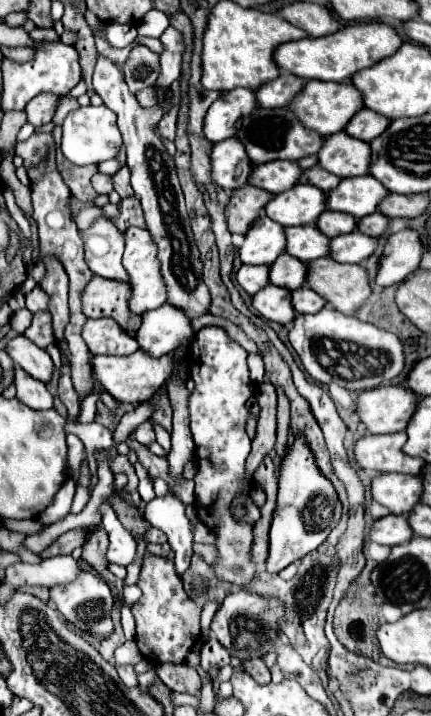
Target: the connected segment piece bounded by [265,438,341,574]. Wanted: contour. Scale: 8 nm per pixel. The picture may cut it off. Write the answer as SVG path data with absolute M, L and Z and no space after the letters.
M295 438L289 446L287 456L281 462L279 496L271 520L271 540L265 570L269 574L279 574L279 570L287 568L291 562L313 552L317 546L325 542L329 532L337 526L339 518L341 518L341 502L337 498L333 484L315 466L313 454L305 446L303 438Z

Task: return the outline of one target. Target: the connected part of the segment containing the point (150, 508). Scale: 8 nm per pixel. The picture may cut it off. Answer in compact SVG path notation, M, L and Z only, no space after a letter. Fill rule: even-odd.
M173 488L165 496L157 496L145 504L145 520L163 530L169 538L169 546L175 552L175 570L181 576L189 568L193 556L193 532L189 518L185 516L185 504L175 496Z

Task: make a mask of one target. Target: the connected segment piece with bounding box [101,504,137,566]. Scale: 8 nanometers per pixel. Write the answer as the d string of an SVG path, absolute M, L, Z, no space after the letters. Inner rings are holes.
M102 504L101 513L103 514L101 525L107 531L109 539L107 560L123 566L131 564L135 560L135 548L137 548L135 538L129 534L129 530L125 530L125 526L119 522L115 510L110 505Z

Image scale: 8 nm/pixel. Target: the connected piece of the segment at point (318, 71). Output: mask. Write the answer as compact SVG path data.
M359 22L359 24L347 24L339 28L337 32L321 38L303 38L293 40L287 44L281 44L273 52L273 60L281 70L287 70L303 80L333 80L333 82L349 82L349 78L379 60L391 56L401 46L399 34L383 24L383 22Z

